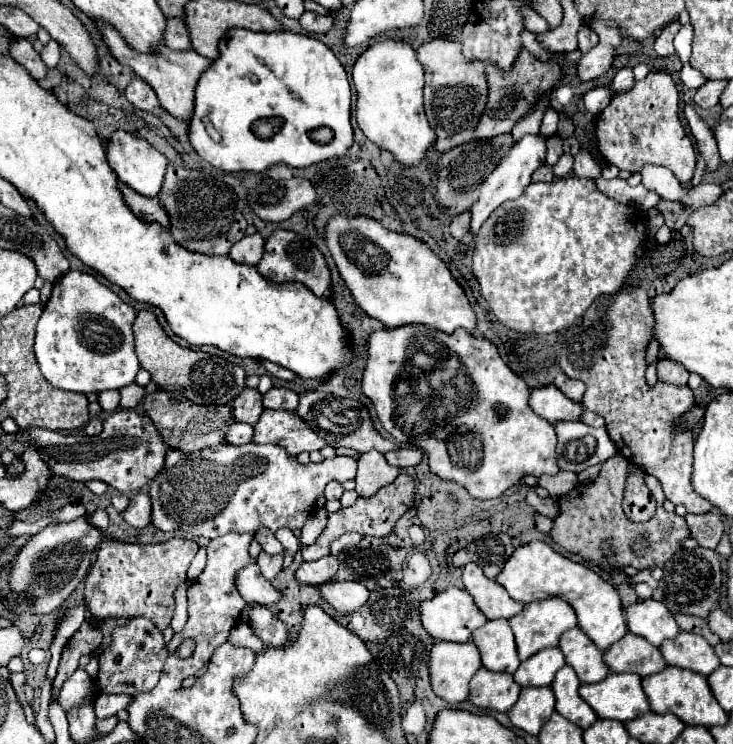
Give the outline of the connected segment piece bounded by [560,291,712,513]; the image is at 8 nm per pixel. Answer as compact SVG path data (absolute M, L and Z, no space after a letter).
M636 291L636 293L614 293L608 297L598 297L590 305L582 321L566 331L564 347L560 353L560 367L570 379L584 379L586 393L582 397L582 405L606 419L606 429L622 455L640 469L644 469L646 475L656 477L668 501L672 501L674 505L684 505L688 513L706 513L712 511L712 505L696 497L696 493L692 493L690 487L694 431L678 429L678 421L686 415L688 409L696 405L696 397L688 385L672 385L660 379L656 385L648 385L644 373L646 373L646 349L652 339L652 329L654 329L654 315L646 293Z

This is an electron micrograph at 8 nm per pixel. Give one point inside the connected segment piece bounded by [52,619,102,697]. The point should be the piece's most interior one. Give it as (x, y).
(89, 636)

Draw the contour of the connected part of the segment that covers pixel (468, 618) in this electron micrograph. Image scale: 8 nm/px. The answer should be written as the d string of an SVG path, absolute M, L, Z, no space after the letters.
M450 587L434 595L434 599L420 605L420 617L424 629L434 637L434 641L472 641L472 631L482 627L488 619L476 605L472 597L458 587Z

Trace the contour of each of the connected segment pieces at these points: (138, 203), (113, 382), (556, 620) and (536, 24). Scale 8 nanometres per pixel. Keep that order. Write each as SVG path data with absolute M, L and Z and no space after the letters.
M120 183L120 189L122 189L122 195L124 195L128 207L134 211L136 217L140 217L140 219L144 219L144 221L156 221L156 223L160 223L162 227L170 229L170 217L168 217L166 209L160 205L158 197L154 197L154 199L140 197L138 193L132 193L132 191L128 189L128 185L124 185L124 183Z
M68 271L54 283L52 295L36 325L34 353L44 379L56 389L84 395L122 389L134 383L140 369L134 351L134 319L134 307L124 303L94 275Z
M552 597L548 601L534 601L532 605L524 605L524 611L510 619L510 627L516 637L516 649L518 649L518 655L522 661L526 661L528 657L532 657L534 653L538 653L546 647L558 647L562 633L576 627L576 625L578 625L576 611L566 601L560 601L560 597L556 597L556 599Z
M522 7L522 15L524 15L524 29L534 31L534 33L544 33L544 31L548 31L546 21L544 21L540 15L536 15L530 7Z

